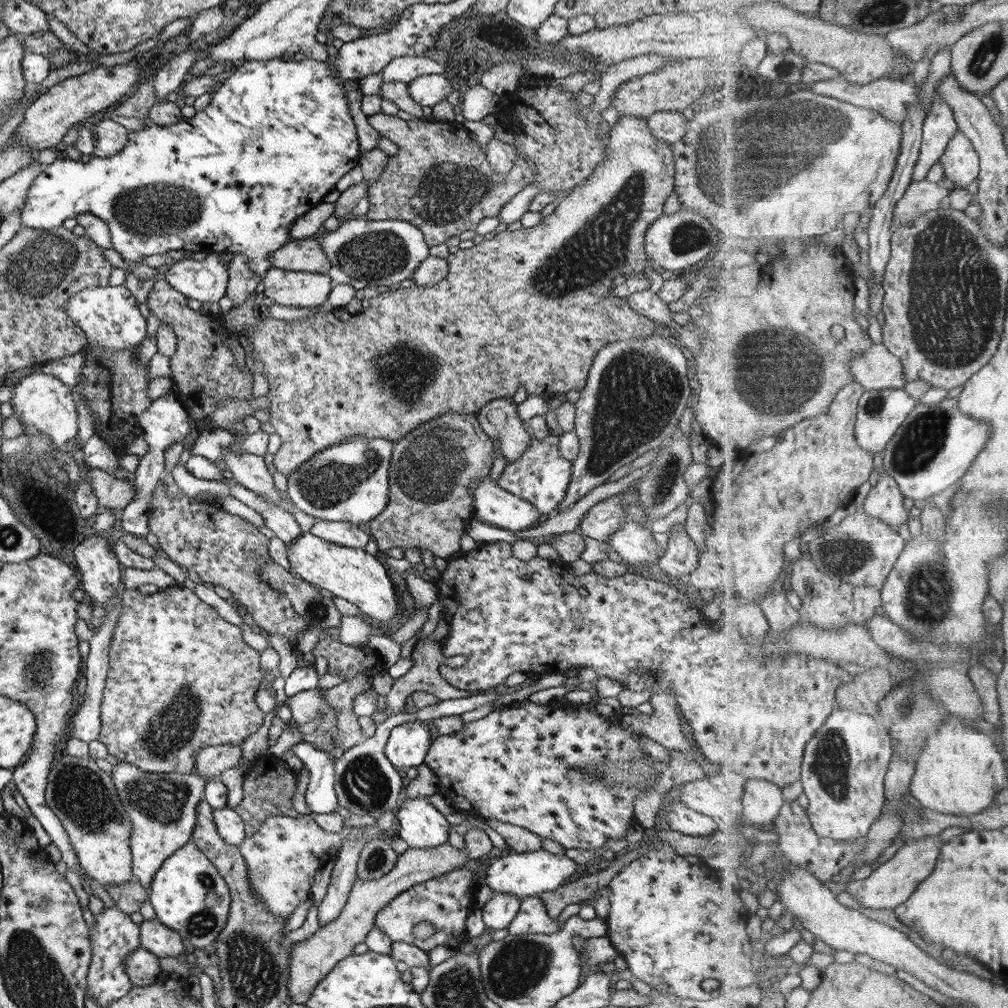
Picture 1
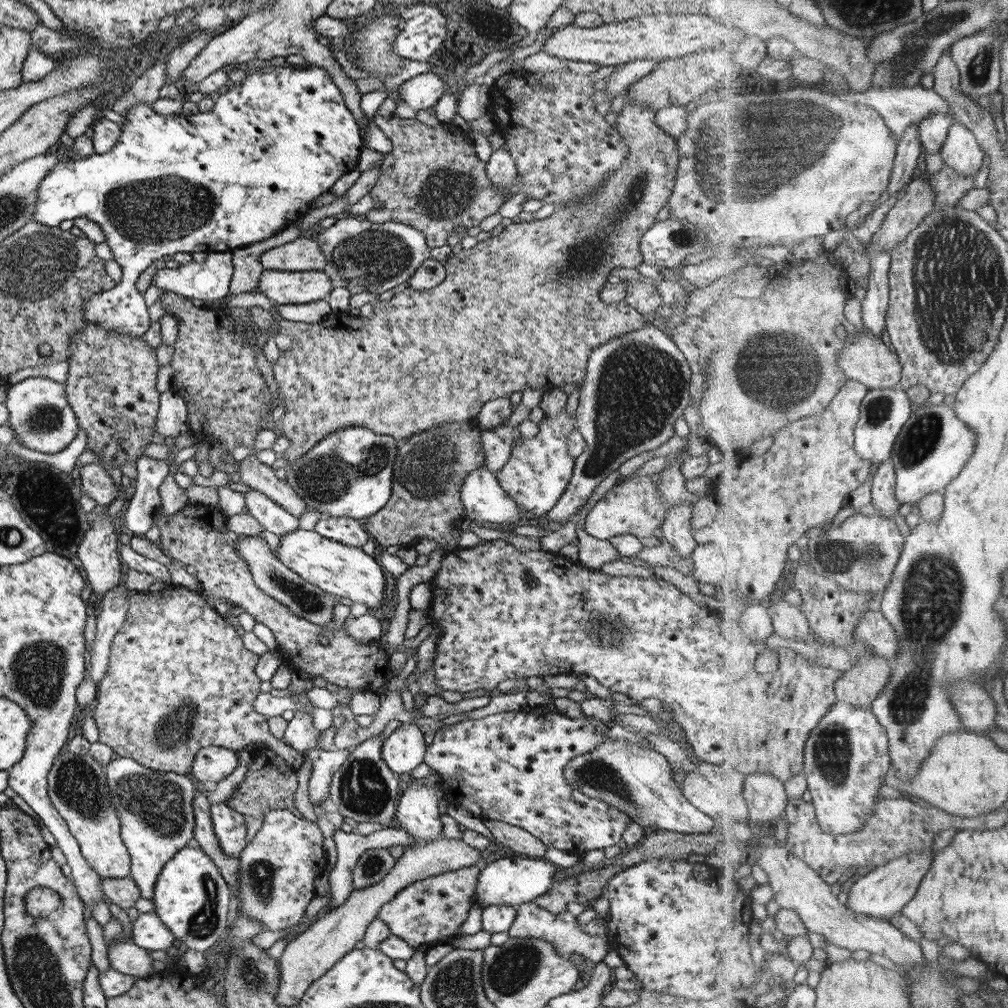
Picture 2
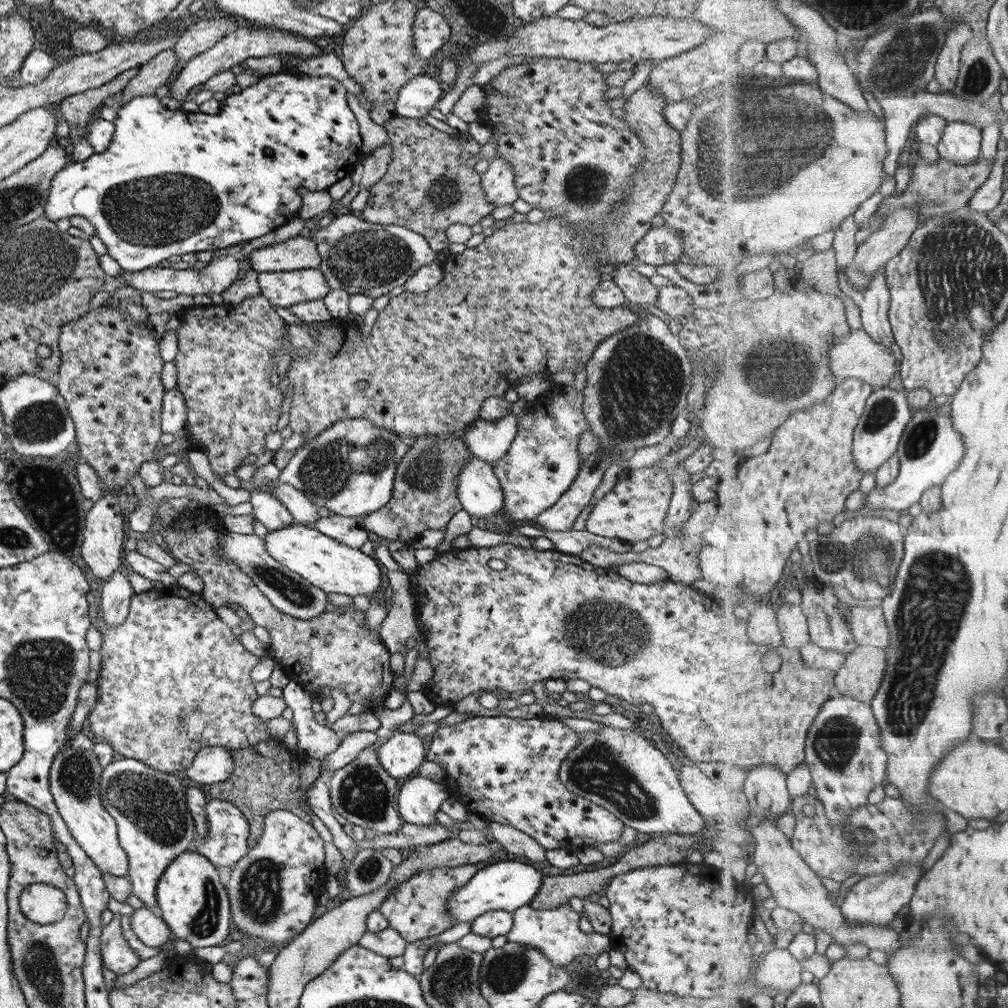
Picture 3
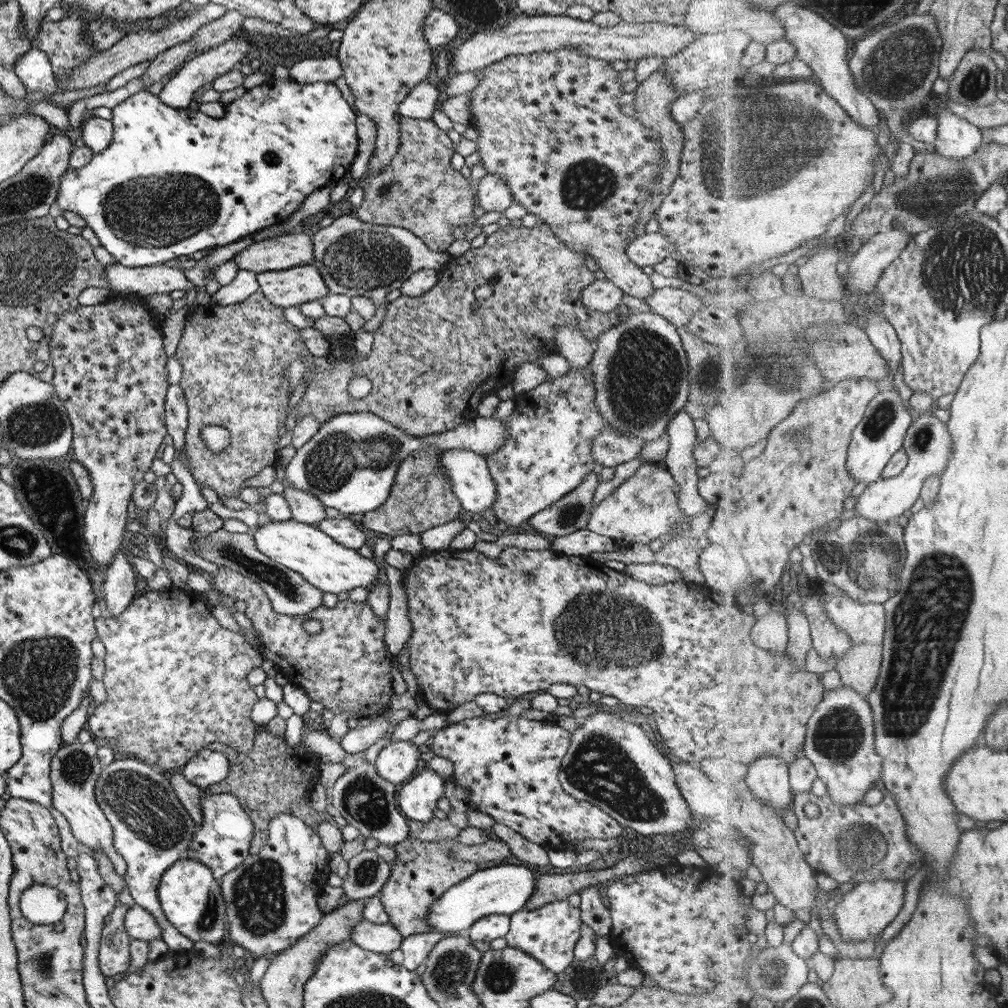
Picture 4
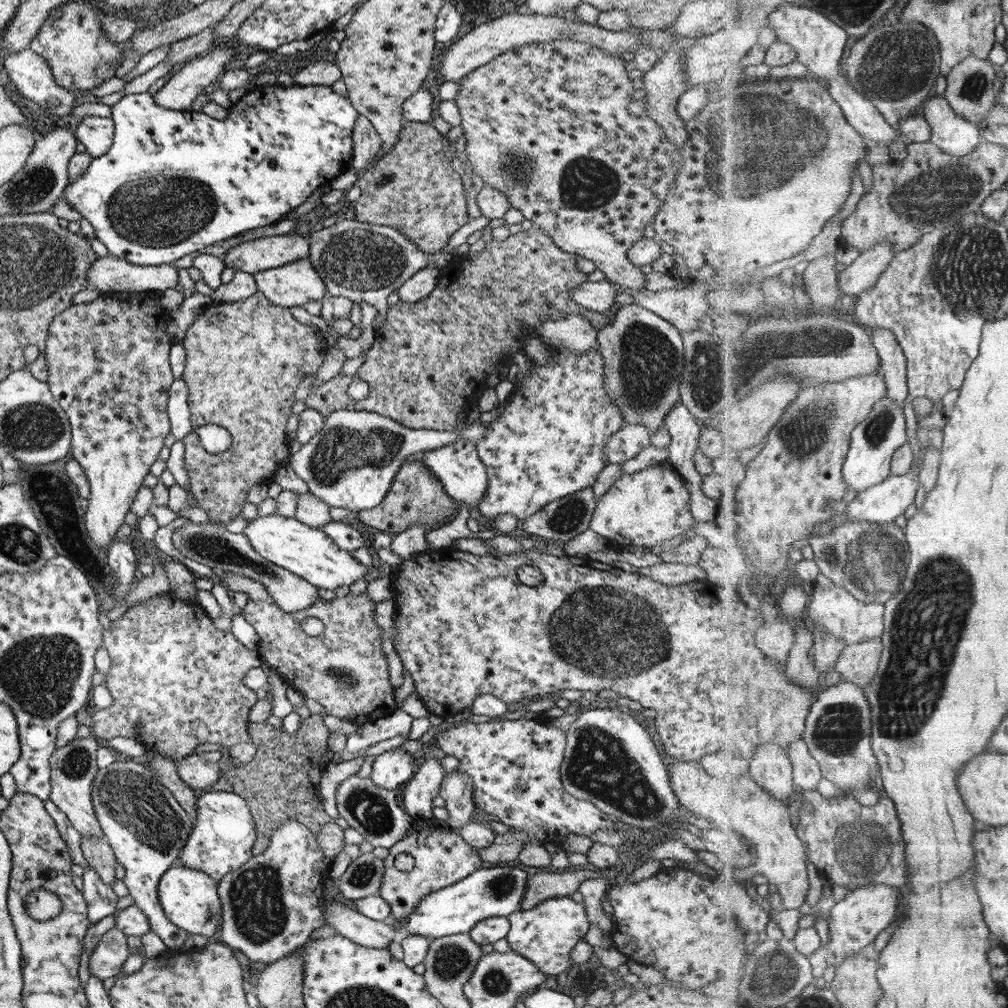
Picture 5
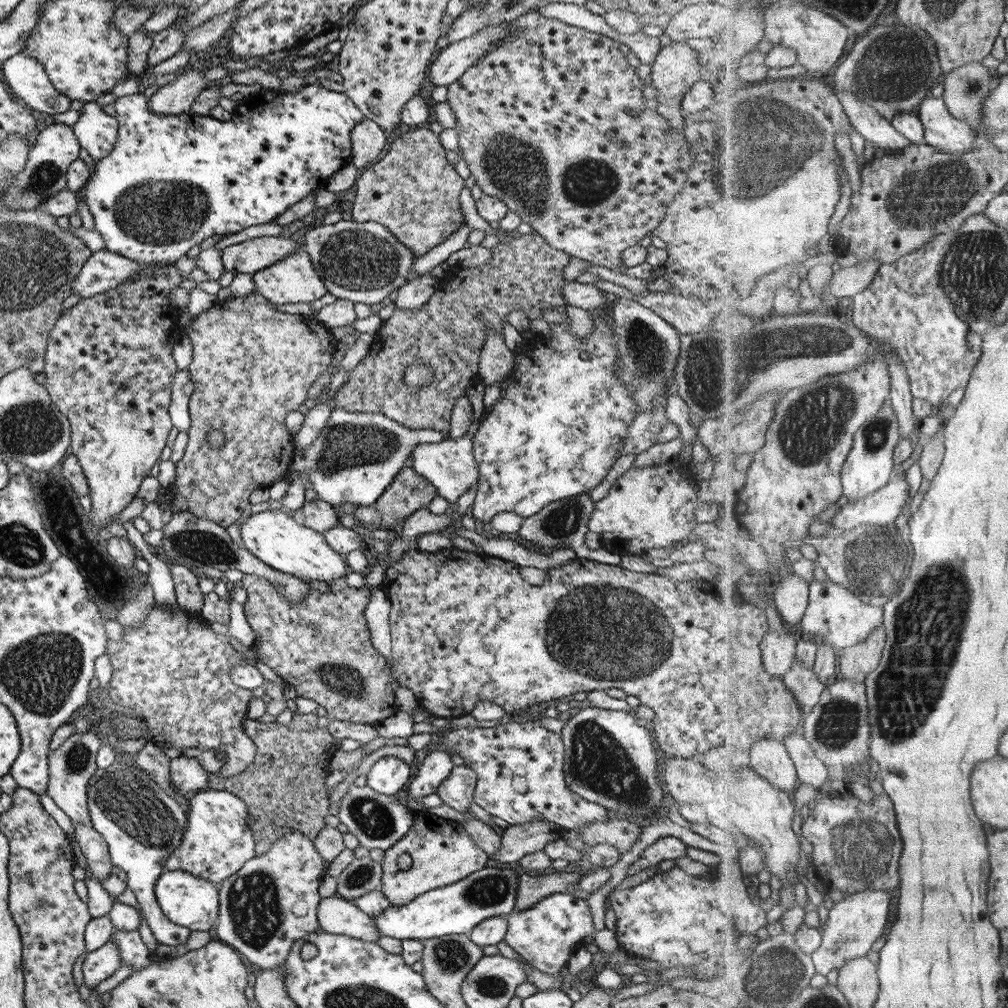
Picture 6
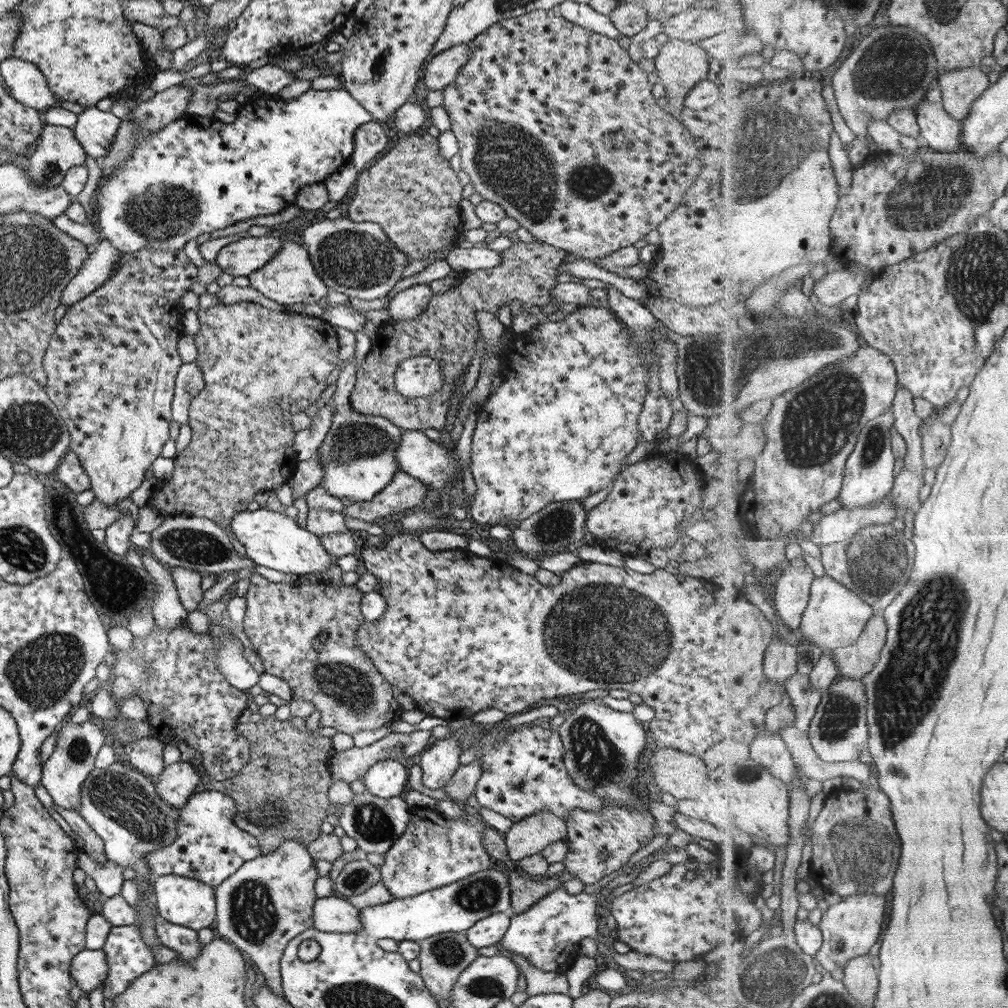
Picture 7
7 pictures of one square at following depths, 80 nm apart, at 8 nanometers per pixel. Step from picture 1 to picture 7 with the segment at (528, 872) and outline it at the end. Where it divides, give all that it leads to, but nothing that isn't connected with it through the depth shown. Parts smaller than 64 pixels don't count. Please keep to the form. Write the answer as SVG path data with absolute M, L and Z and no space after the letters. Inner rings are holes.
M487 868L415 896L404 899L392 898L385 904L358 909L361 932L373 940L391 938L397 942L422 941L444 932L465 932L473 923L493 913L511 915L513 912L509 902L509 891L506 873Z

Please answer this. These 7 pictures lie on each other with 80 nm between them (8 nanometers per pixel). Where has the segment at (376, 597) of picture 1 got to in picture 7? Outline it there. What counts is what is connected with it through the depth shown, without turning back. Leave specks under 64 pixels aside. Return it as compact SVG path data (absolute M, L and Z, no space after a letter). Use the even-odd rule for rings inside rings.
M263 507L257 510L236 512L227 526L230 534L241 543L249 561L283 574L292 574L297 577L303 575L323 574L330 565L336 564L333 557L329 557L323 547L319 545L319 538L307 529L302 529L285 513L269 511Z

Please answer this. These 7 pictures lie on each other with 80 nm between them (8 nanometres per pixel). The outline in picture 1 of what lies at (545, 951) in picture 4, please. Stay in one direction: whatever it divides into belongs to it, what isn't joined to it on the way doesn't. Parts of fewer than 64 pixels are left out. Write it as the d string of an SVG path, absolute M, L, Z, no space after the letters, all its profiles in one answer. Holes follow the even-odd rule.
M536 896L524 898L518 906L516 915L506 926L508 933L520 934L551 934L558 930L556 918L551 920L546 914L541 899Z

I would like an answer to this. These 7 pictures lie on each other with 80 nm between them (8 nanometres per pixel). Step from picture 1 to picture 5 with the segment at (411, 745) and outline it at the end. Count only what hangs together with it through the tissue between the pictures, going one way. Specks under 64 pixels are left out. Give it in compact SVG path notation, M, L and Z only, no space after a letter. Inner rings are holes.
M399 747L382 751L373 757L370 781L379 788L393 790L406 783L413 774L411 755L406 755Z

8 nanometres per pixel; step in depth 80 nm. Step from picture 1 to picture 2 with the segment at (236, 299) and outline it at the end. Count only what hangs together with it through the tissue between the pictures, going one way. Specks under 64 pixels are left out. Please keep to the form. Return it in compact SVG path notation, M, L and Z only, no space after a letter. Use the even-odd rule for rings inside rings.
M293 222L272 237L248 244L240 249L231 250L234 269L230 280L229 294L250 291L253 287L257 287L259 273L263 270L258 261L260 254L299 236L298 224L297 222Z

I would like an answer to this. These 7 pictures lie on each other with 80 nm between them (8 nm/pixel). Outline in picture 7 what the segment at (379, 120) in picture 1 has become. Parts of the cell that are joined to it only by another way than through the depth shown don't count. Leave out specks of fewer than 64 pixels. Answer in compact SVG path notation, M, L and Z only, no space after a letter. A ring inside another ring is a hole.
M410 133L409 135L405 135L403 138L395 142L395 146L393 146L387 154L384 154L375 163L373 163L373 165L369 165L367 169L362 169L358 173L354 182L355 194L351 196L351 202L347 204L347 219L355 223L371 222L378 224L378 226L381 227L381 230L385 233L385 236L393 243L393 246L404 253L407 263L411 262L411 260L423 260L423 258L427 258L431 252L437 252L437 250L441 250L444 246L447 246L447 244L452 244L463 230L459 209L459 201L462 199L461 192L463 186L459 183L456 174L451 171L448 163L449 159L442 158L439 154L437 138L432 138L427 133Z

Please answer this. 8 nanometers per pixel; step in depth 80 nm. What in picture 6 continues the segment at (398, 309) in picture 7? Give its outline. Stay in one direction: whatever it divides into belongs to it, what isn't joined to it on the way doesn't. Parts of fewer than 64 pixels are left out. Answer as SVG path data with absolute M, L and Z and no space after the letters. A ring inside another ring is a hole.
M429 273L414 275L411 281L397 288L394 308L399 310L415 310L421 308L439 285L438 278L430 277Z

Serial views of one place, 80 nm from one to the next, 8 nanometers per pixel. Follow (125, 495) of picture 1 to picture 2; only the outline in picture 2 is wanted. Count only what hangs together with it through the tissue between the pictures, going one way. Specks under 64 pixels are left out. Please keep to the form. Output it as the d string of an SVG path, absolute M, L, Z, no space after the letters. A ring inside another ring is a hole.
M83 465L76 470L75 474L80 481L81 493L94 500L98 507L106 507L117 496L115 485L101 465Z

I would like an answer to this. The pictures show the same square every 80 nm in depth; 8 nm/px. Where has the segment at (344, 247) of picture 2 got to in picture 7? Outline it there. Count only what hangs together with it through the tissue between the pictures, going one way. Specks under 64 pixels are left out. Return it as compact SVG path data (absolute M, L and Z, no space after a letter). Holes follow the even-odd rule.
M347 218L321 220L302 231L302 247L307 251L317 276L333 292L341 292L347 298L377 300L386 296L391 287L400 280L407 259L401 250L385 236L378 224L355 223Z

